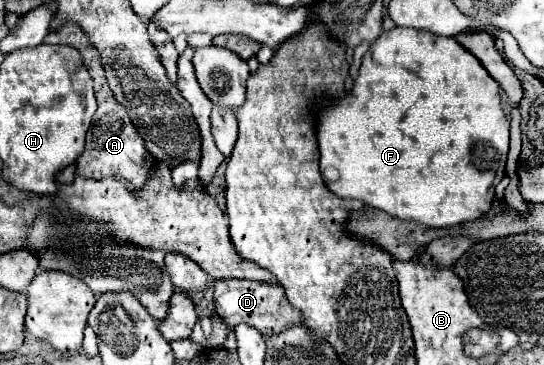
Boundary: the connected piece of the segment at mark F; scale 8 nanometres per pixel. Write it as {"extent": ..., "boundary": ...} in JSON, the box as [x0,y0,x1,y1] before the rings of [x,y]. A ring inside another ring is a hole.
{"extent":[316,27,510,227],"boundary":[[[394,27],[392,31],[380,33],[378,39],[370,45],[370,49],[364,53],[360,75],[354,81],[352,93],[348,93],[346,97],[342,97],[338,101],[328,99],[318,107],[318,127],[316,129],[318,129],[318,143],[320,143],[320,173],[324,177],[326,187],[334,195],[344,197],[344,199],[360,199],[366,205],[386,211],[404,221],[418,221],[428,227],[450,227],[450,225],[474,221],[480,215],[490,211],[492,201],[494,201],[496,183],[504,177],[506,157],[508,157],[508,135],[510,135],[510,117],[508,115],[510,115],[508,103],[506,103],[506,99],[502,103],[500,85],[496,85],[496,81],[486,73],[482,63],[472,53],[466,53],[466,49],[462,49],[462,45],[456,39],[422,33],[422,31],[408,29],[408,27]],[[332,169],[336,169],[336,173],[338,173],[336,181],[332,181],[332,177],[328,173]]]}

